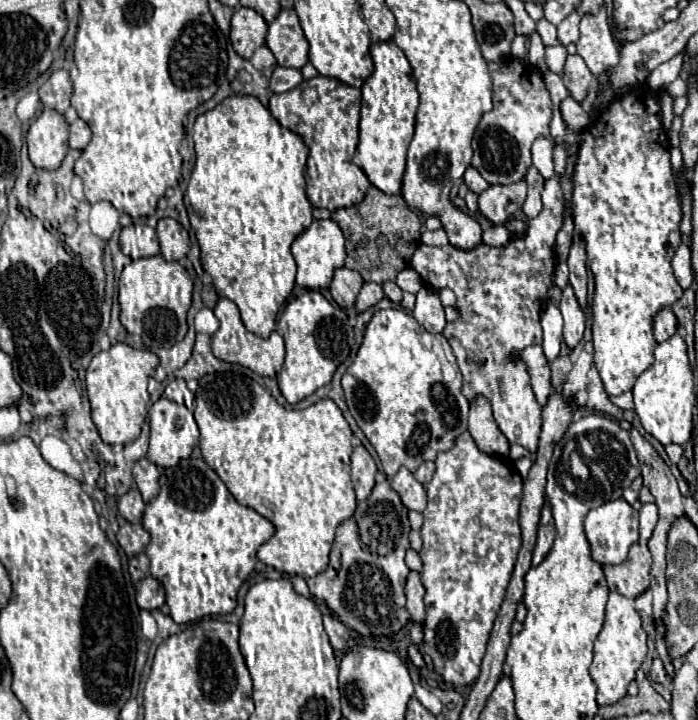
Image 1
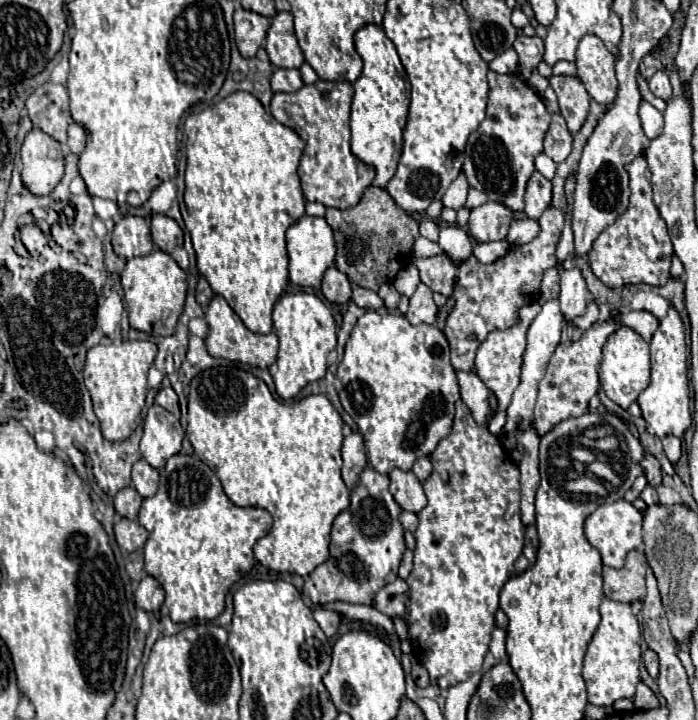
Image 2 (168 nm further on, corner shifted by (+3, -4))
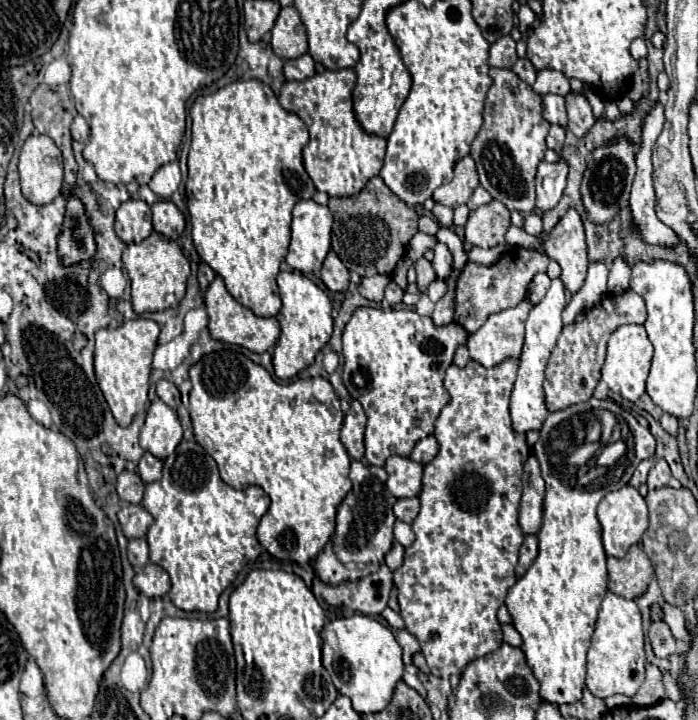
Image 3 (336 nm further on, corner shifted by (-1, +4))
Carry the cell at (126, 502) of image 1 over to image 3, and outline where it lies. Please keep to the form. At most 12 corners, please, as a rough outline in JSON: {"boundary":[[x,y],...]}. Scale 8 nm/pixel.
{"boundary":[[124,470],[116,480],[120,500],[140,504],[144,482]]}

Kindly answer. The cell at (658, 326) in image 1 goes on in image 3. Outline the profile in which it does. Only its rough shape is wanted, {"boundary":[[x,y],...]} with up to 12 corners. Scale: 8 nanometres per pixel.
{"boundary":[[636,292],[568,324],[546,368],[550,412],[592,396],[610,334],[644,324]]}

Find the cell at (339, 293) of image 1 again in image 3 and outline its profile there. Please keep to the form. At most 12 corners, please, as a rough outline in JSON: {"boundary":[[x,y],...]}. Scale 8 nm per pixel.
{"boundary":[[336,252],[322,264],[322,282],[332,292],[346,292],[348,268]]}

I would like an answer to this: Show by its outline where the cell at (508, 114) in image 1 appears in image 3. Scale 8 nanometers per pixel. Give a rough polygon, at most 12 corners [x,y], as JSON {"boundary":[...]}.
{"boundary":[[490,68],[472,142],[482,188],[534,210],[550,122],[512,70]]}

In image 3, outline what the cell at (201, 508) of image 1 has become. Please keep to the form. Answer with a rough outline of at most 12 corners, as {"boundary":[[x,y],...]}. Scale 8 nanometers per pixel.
{"boundary":[[182,440],[146,484],[150,560],[180,610],[214,612],[262,546],[260,486]]}

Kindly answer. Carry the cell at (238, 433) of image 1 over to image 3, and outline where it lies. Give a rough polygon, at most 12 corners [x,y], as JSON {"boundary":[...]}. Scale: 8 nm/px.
{"boundary":[[234,350],[188,374],[196,442],[260,486],[258,542],[314,560],[352,488],[344,414]]}

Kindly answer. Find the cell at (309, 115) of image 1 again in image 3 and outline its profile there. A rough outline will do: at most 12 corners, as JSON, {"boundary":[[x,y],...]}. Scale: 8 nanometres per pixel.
{"boundary":[[356,74],[286,82],[280,104],[310,130],[316,190],[354,196],[378,176],[386,140],[352,110]]}

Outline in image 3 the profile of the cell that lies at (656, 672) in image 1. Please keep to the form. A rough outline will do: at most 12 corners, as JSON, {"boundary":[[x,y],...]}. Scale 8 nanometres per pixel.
{"boundary":[[654,620],[648,638],[658,658],[676,652],[678,644],[664,620]]}

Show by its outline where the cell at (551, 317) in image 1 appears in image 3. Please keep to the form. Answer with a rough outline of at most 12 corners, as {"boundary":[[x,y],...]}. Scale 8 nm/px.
{"boundary":[[552,280],[526,320],[512,390],[516,432],[540,430],[548,356],[562,332],[564,284]]}

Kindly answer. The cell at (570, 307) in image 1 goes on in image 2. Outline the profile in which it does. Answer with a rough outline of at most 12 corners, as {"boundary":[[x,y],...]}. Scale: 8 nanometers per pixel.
{"boundary":[[578,268],[560,274],[560,310],[570,326],[590,292]]}

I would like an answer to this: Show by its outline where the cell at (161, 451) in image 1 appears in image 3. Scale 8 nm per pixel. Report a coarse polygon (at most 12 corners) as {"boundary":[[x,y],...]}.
{"boundary":[[154,400],[140,446],[156,458],[176,450],[182,426],[176,410]]}

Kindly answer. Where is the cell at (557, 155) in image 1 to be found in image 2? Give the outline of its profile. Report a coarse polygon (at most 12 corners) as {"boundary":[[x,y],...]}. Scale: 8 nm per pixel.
{"boundary":[[554,112],[544,154],[556,164],[572,150],[564,116]]}

